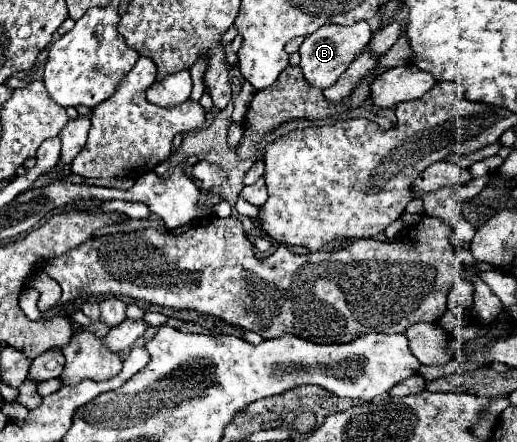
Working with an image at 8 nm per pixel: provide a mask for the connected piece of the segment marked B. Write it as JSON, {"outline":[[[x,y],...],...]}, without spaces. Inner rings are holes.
{"outline":[[[357,22],[353,26],[337,26],[337,24],[321,26],[311,36],[307,36],[299,48],[301,54],[299,66],[303,70],[305,80],[321,90],[333,86],[341,78],[341,74],[351,66],[351,62],[363,52],[369,38],[371,38],[371,28],[367,22]]]}

